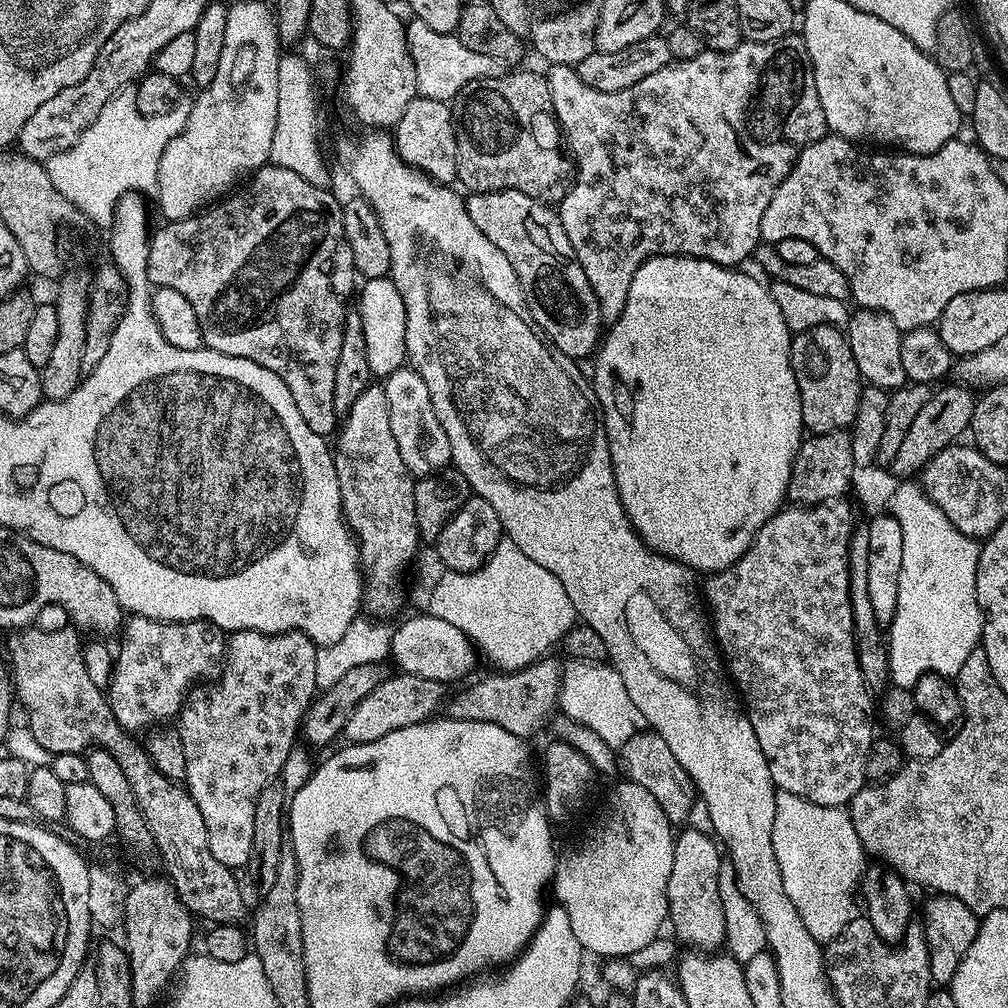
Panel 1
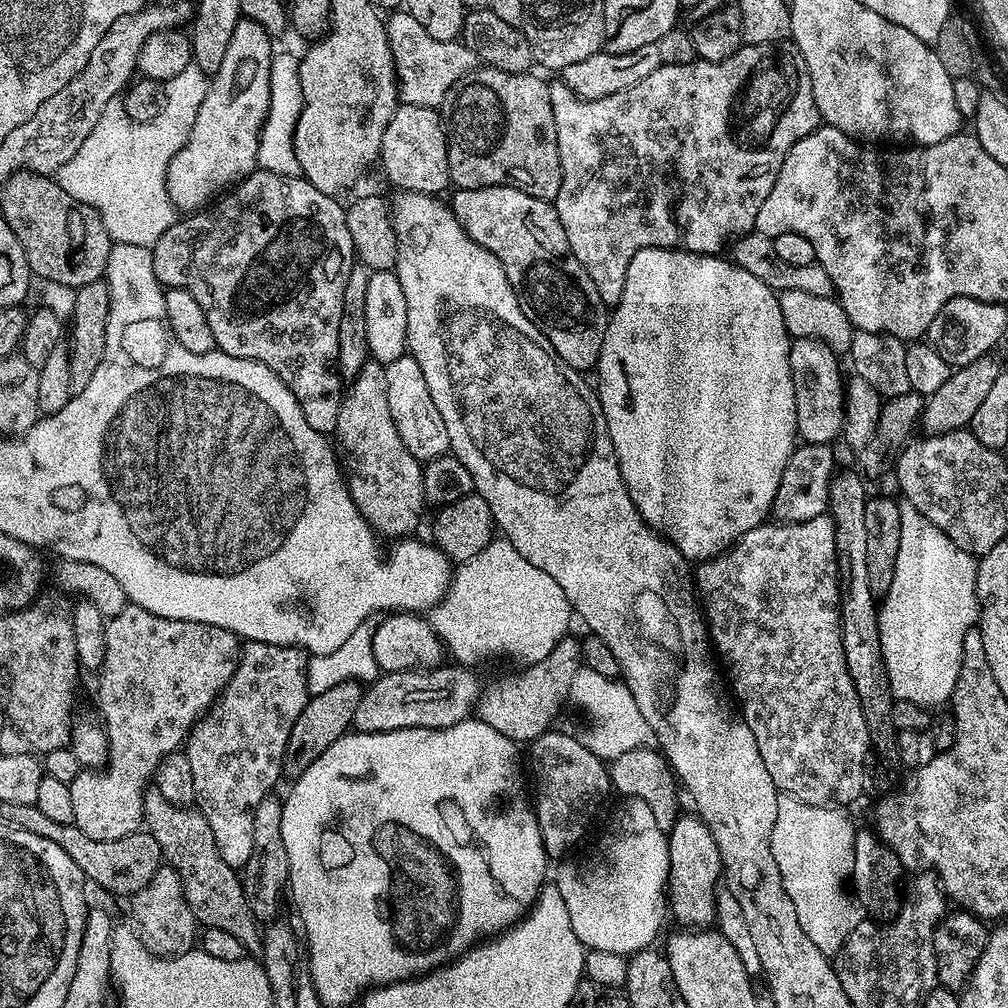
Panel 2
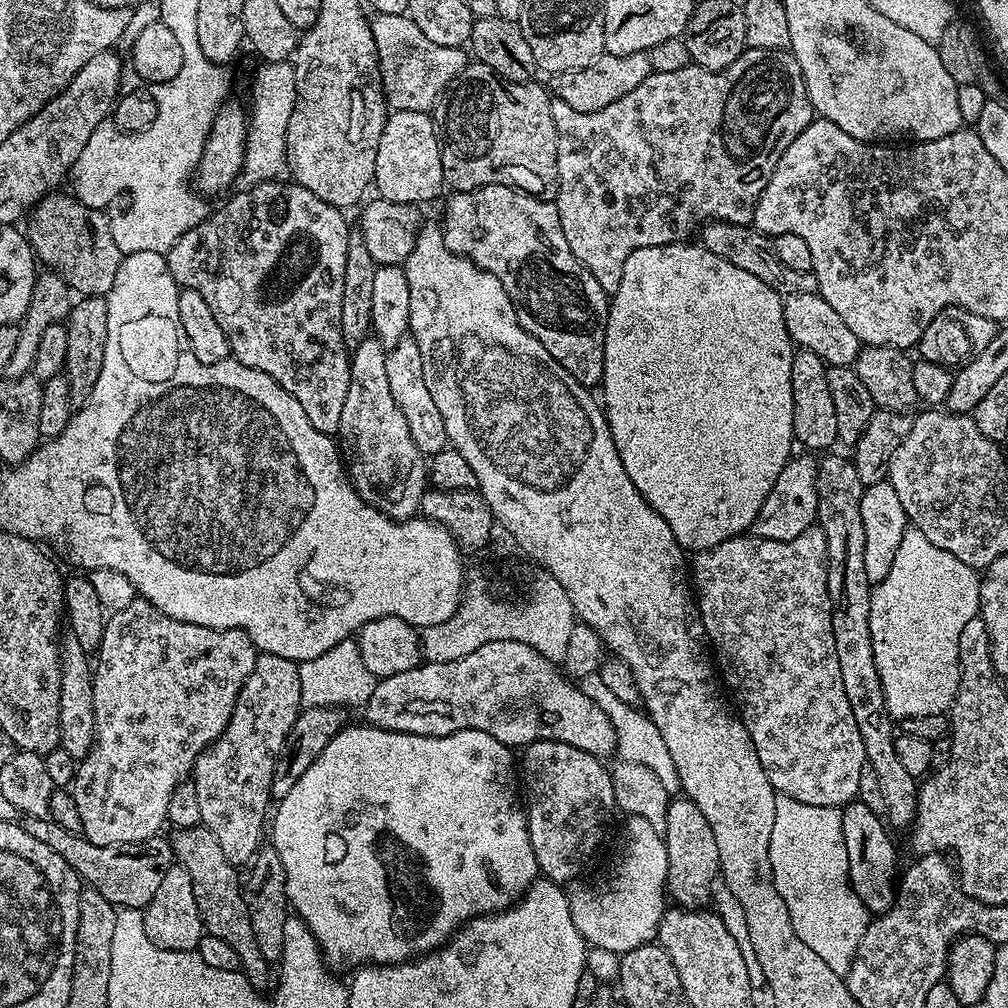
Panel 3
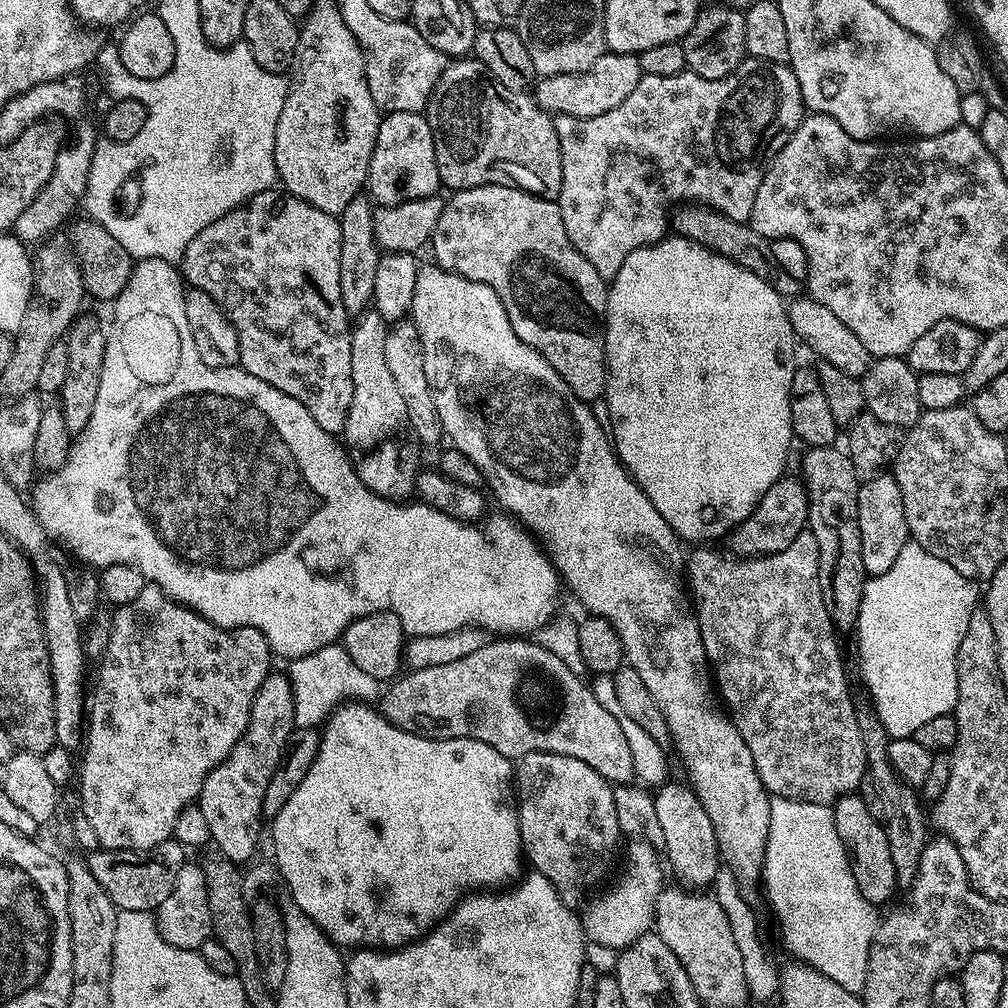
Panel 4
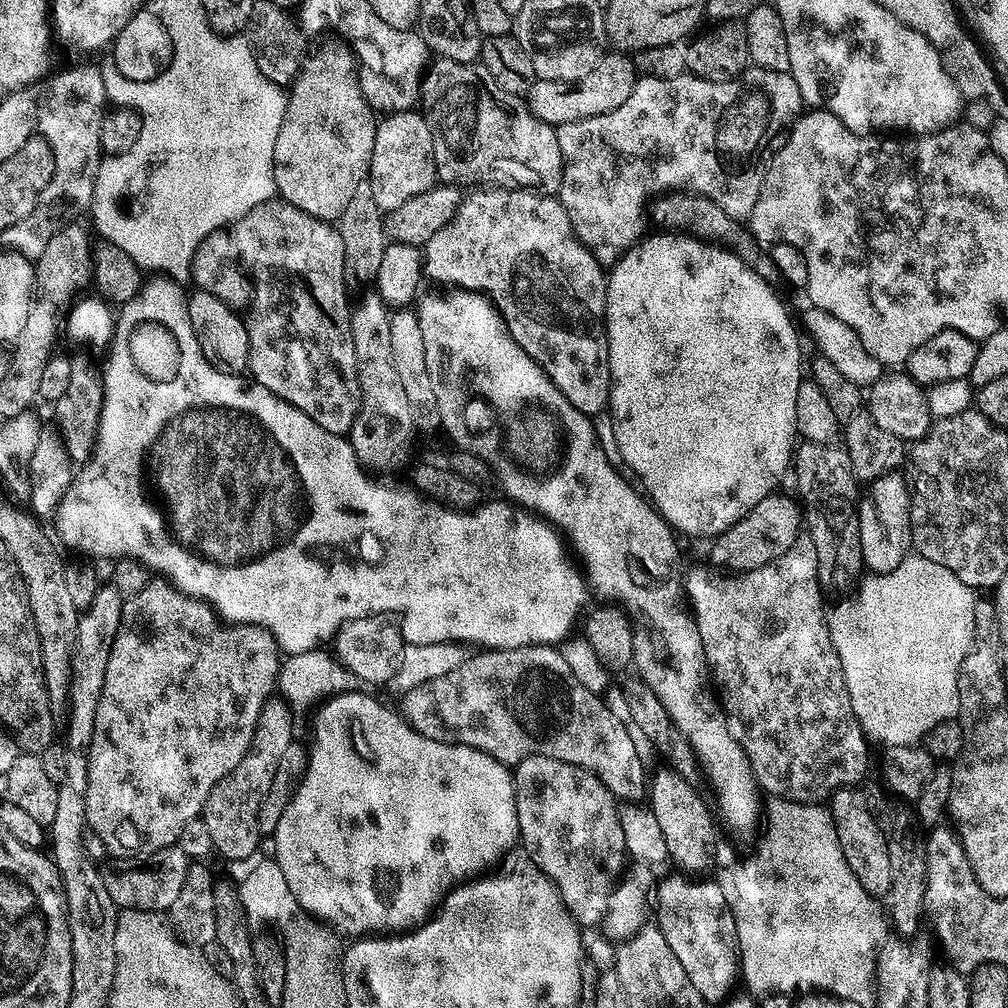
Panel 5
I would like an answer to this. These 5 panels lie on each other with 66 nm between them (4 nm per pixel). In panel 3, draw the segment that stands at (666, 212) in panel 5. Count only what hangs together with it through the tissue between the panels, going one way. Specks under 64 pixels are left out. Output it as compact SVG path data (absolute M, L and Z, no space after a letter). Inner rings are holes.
M714 220L705 223L699 229L698 240L706 250L710 250L710 254L718 254L718 258L726 258L730 266L738 266L738 270L746 270L746 274L754 274L754 278L766 282L766 286L773 288L782 298L794 292L810 294L816 291L818 278L812 271L790 270L790 266L786 266L786 262L782 262L782 258L774 254L771 239L749 225Z

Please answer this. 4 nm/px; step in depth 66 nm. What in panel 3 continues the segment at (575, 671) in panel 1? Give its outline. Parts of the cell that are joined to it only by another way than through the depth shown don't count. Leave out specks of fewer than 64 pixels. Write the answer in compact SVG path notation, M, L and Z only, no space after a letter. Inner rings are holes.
M599 674L583 677L582 687L591 700L598 702L598 706L602 706L602 710L606 710L606 718L610 718L610 722L614 726L615 755L620 756L619 759L623 762L634 762L638 766L646 766L646 770L654 770L654 774L658 774L662 786L666 786L669 794L679 793L681 787L678 766L674 766L674 758L670 758L670 750L666 750L666 741L662 739L662 734L658 734L658 726L654 726L650 717L633 705L622 702L604 685Z

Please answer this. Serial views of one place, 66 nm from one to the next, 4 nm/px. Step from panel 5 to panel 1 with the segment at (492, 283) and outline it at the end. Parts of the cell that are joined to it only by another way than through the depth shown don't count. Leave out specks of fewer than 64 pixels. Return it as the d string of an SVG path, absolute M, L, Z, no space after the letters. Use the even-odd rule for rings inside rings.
M514 190L474 192L465 199L464 206L470 222L510 258L528 316L544 339L569 360L580 362L583 356L591 357L602 336L600 311L582 266L578 266L570 238L562 230L557 209Z

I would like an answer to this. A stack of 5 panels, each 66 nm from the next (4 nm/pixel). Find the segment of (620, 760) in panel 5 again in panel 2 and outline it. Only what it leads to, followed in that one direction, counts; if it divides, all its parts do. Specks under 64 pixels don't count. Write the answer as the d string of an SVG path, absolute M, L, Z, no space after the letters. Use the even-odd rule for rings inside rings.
M441 666L422 672L385 672L364 688L364 696L354 710L352 728L357 732L389 732L403 728L449 728L473 715L480 699L482 683L468 666Z

